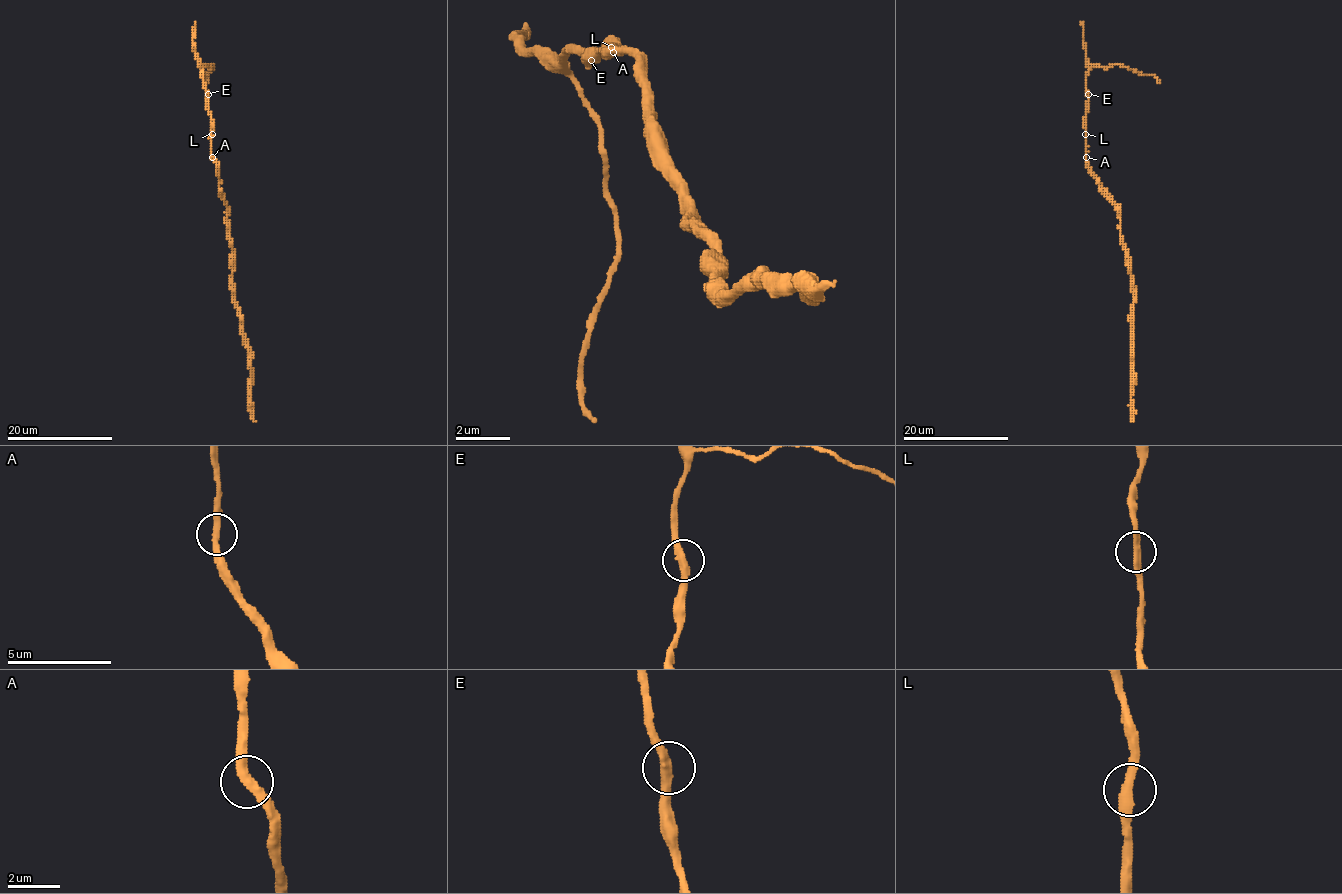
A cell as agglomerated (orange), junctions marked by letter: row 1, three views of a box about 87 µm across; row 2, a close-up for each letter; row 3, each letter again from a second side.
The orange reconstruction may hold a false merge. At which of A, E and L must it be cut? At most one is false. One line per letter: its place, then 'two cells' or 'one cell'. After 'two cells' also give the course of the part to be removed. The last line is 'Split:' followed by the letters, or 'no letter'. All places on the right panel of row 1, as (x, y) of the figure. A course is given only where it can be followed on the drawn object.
A: at (1086, 157); one cell
E: at (1088, 94); one cell
L: at (1085, 134); one cell
Split: no letter

